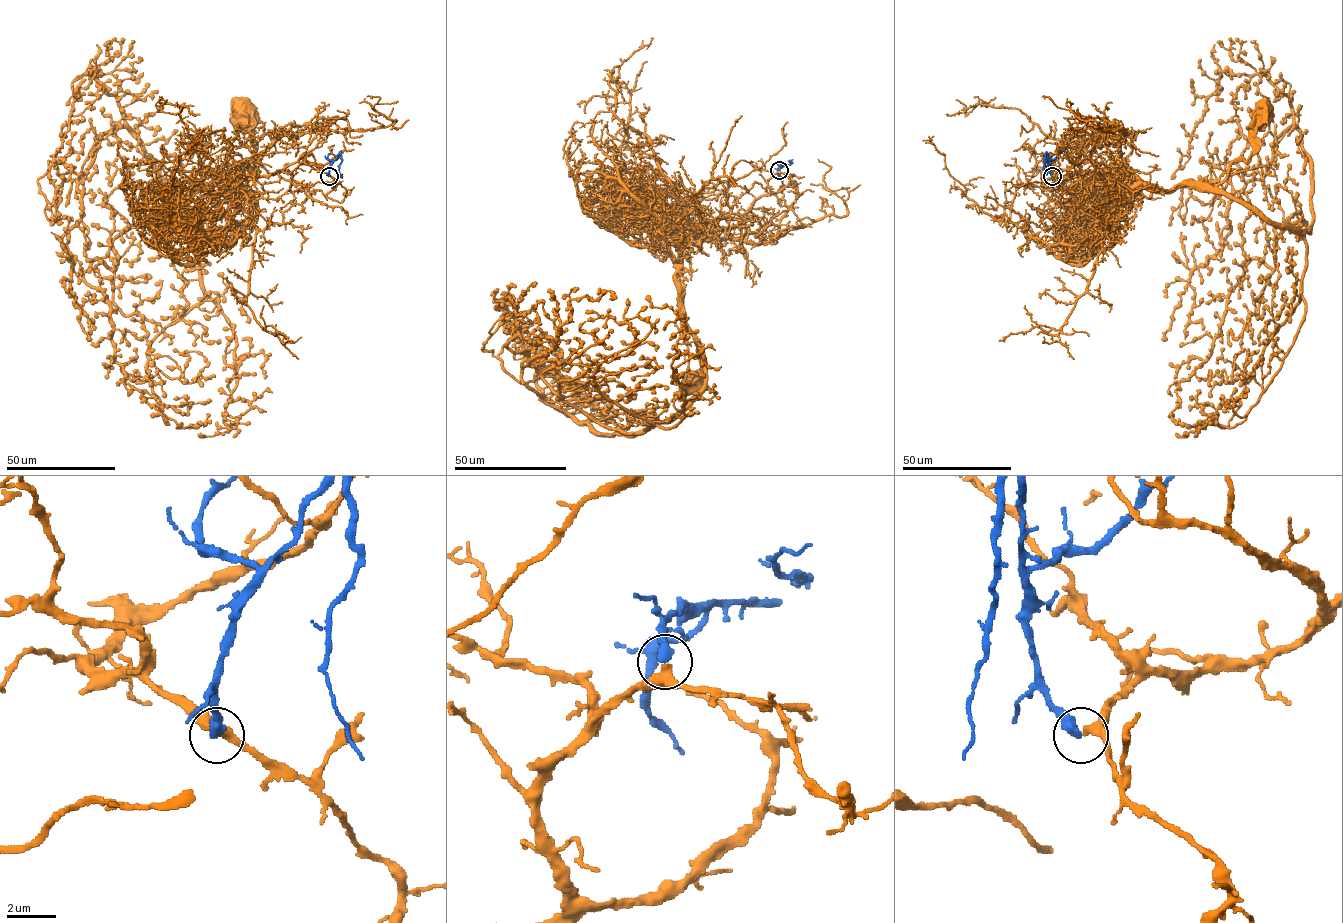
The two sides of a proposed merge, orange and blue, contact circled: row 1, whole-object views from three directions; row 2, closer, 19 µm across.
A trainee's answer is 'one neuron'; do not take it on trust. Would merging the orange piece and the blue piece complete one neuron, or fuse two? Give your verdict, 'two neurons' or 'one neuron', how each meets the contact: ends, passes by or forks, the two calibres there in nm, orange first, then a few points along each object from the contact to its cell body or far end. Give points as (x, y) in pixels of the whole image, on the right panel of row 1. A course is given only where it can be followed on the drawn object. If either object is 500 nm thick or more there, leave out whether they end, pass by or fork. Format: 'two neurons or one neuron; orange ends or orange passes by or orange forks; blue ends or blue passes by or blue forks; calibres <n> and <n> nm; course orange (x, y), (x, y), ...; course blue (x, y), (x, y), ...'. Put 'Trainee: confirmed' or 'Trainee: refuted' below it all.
one neuron; orange passes by; blue ends; calibres 360 and 440 nm; course orange (1053, 176), (1089, 159), (1119, 190), (1213, 187), (1233, 162), (1250, 155), (1261, 111); course blue (1052, 176), (1046, 152), (1042, 178)
Trainee: confirmed

